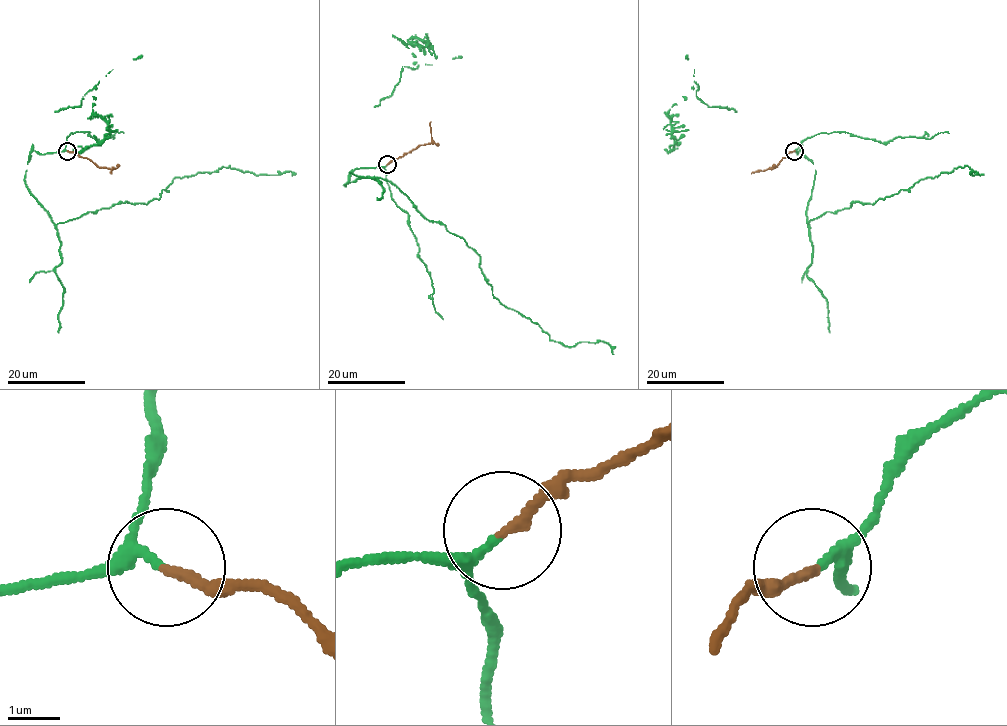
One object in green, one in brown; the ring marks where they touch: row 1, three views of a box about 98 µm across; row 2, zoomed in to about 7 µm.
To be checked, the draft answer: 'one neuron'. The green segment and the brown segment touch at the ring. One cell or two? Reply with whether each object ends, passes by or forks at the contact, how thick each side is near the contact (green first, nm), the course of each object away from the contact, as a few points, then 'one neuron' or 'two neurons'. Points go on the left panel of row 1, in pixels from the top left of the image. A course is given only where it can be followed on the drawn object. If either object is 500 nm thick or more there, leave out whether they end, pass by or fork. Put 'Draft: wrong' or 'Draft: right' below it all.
green passes by; brown ends; calibres 130 and 190 nm; course green (67, 150), (33, 150), (25, 171), (29, 193), (55, 224), (146, 204), (173, 179), (222, 167), (293, 174); course brown (67, 150), (90, 159), (99, 167), (112, 169), (112, 174); one neuron
Draft: right

